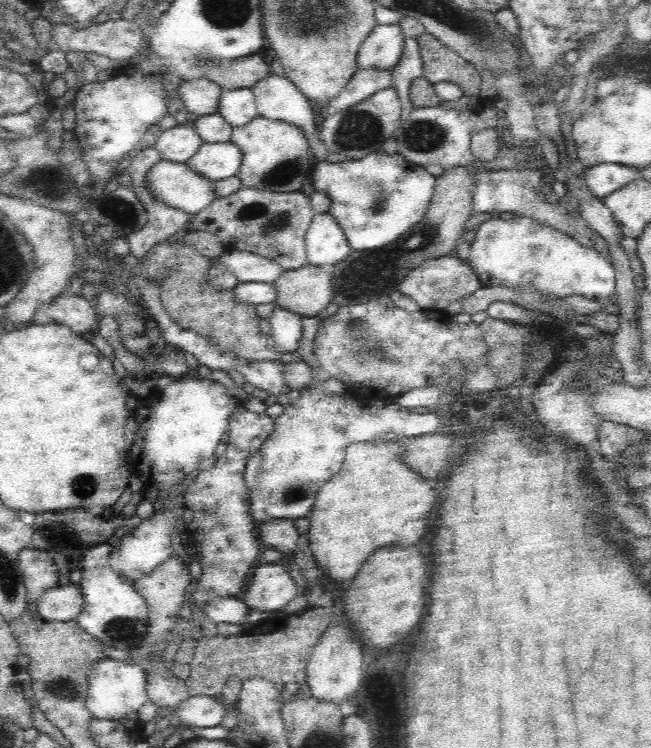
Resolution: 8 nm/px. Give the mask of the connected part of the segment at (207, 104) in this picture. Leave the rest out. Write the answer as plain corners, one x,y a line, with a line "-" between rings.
204,76
184,80
178,89
179,98
183,102
181,108
200,117
217,113
222,90
220,85

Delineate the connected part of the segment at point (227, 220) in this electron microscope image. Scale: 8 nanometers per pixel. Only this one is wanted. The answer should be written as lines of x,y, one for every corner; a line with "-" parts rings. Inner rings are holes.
242,185
232,193
232,196
216,197
204,210
196,212
191,216
189,227
190,230
206,230
214,233
226,251
251,252
278,263
284,270
296,270
308,264
304,236
306,236
306,230
308,230
314,214
310,197
302,192
266,192
266,190

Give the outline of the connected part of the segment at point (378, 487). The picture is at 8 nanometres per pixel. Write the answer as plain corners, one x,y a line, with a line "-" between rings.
373,440
368,442
355,442
346,447
346,458
338,474
332,476
320,488
316,502
309,513
310,528
309,545
318,566
326,568
324,573
332,580
352,580
364,560
382,546
388,544
400,544
400,546
412,546
416,544
430,526
430,512
434,510
436,494
434,490
422,480
420,474
412,472
402,458
400,458
400,442
384,442

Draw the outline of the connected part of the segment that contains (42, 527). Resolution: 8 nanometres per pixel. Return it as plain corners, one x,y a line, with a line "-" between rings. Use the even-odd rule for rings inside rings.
118,500
116,506
108,507
108,510
100,516
92,516
90,512
84,512
82,508
70,508
64,512
43,512
35,517
32,530
33,536
31,547
45,550
48,553
58,552
60,556
66,556
69,567
82,566
82,552
88,548
94,548
100,542
108,542
110,536
114,536
116,530
125,530
126,520
124,520
124,506
126,500

